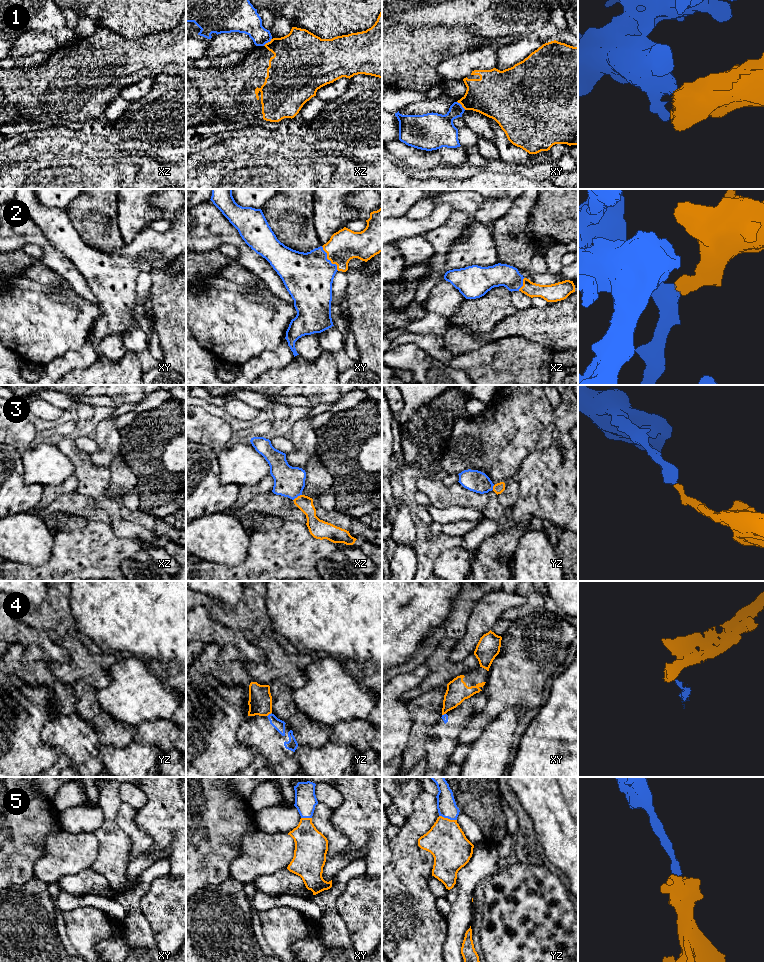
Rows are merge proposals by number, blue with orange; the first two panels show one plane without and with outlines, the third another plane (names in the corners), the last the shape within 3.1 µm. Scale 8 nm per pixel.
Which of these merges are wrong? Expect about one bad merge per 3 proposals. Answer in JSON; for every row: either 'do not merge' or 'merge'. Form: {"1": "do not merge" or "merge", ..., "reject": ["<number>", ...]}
{"1": "do not merge", "2": "merge", "3": "merge", "4": "do not merge", "5": "merge", "reject": ["1", "4"]}

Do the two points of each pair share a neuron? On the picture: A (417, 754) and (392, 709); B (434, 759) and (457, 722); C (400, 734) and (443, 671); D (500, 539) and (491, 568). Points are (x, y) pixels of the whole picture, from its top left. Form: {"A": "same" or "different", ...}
{"A": "different", "B": "same", "C": "different", "D": "same"}

